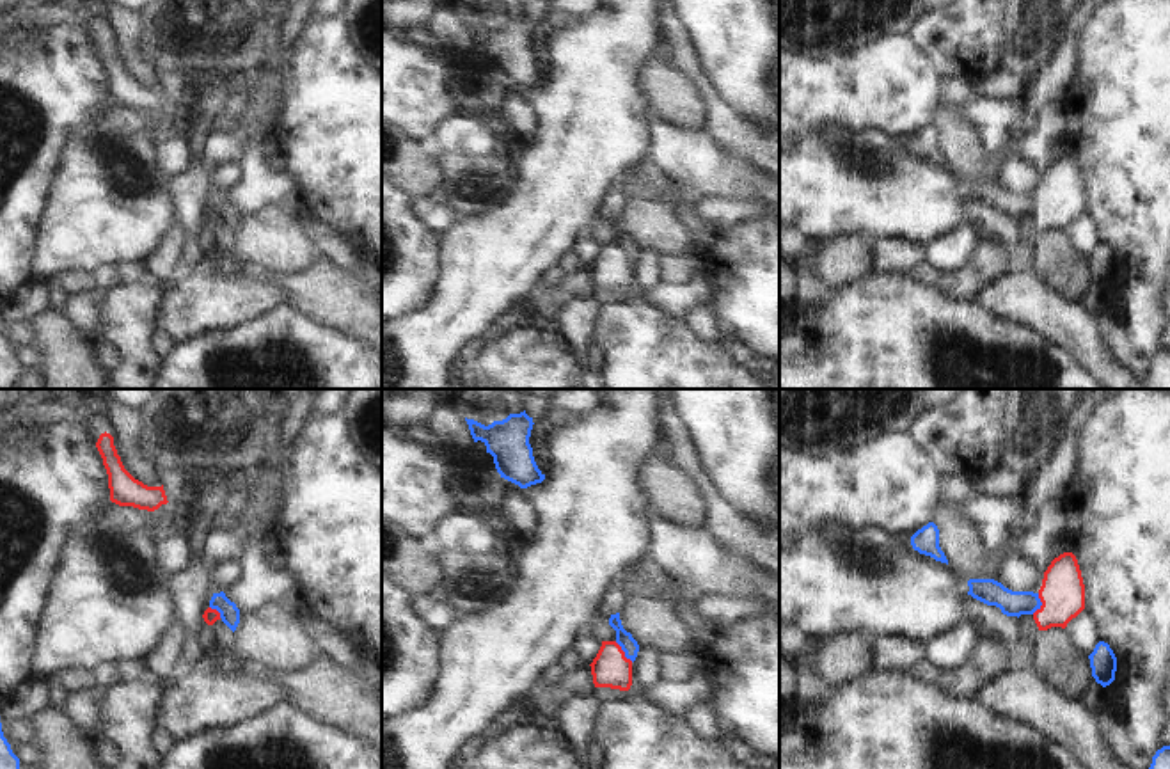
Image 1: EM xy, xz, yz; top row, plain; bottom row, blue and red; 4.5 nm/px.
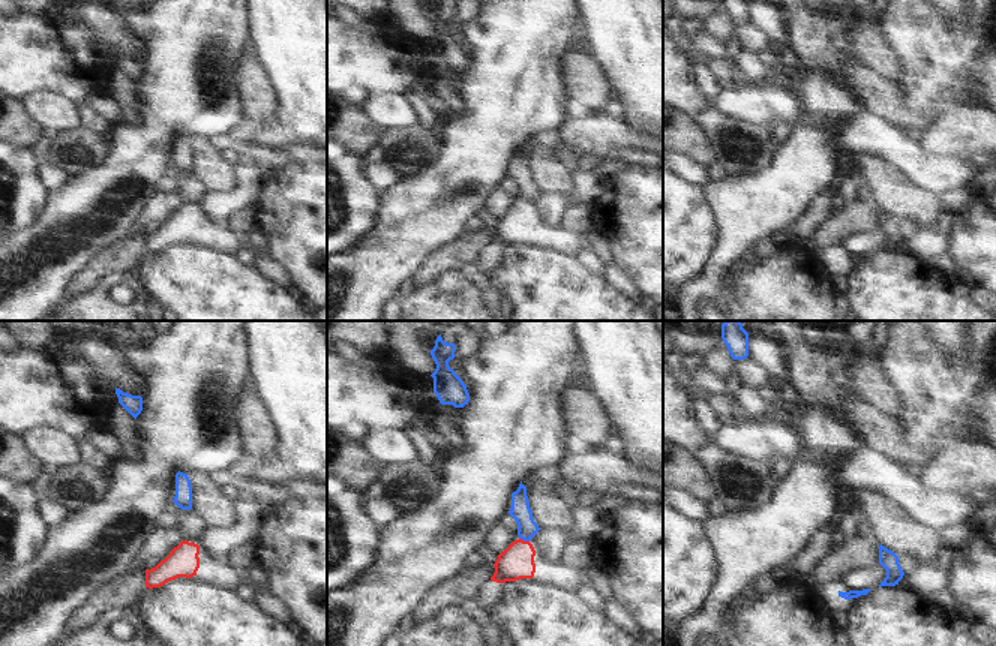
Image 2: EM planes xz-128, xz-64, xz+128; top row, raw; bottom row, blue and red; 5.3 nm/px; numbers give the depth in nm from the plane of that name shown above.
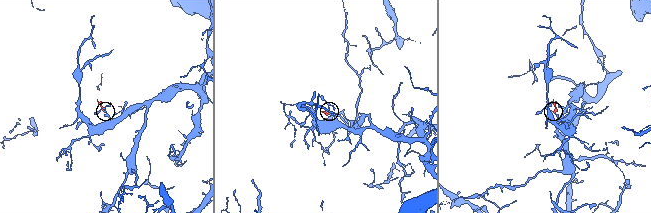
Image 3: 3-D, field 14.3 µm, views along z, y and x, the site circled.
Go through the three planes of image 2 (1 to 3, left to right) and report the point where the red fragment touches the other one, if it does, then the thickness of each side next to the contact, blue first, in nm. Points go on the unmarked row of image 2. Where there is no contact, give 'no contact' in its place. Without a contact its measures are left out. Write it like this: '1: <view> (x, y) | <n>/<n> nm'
1: no contact
2: xz-64 (524, 204) | 110/180 nm
3: no contact

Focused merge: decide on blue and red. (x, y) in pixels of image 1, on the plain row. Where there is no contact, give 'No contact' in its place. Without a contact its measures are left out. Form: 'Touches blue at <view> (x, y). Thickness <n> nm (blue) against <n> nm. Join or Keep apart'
Touches blue at xz (624, 253). Thickness 80 nm (blue) against 170 nm. Keep apart

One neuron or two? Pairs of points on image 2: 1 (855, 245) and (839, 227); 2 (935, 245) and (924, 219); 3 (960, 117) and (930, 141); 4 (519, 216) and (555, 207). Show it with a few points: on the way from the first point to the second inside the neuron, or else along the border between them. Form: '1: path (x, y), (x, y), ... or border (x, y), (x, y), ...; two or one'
1: border (878, 227), (851, 233), (839, 245), (837, 254); two
2: border (939, 212), (930, 227), (918, 228); two
3: path (953, 125), (938, 140); one
4: border (528, 206), (537, 218), (549, 227), (558, 228); two

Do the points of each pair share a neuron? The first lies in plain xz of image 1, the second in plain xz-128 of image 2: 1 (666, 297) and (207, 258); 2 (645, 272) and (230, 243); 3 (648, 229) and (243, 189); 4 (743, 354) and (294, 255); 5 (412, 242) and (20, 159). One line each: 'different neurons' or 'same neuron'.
1: different neurons
2: different neurons
3: different neurons
4: different neurons
5: same neuron

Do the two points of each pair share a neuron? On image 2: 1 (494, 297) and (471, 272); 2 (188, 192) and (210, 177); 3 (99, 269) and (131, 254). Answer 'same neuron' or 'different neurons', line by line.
1: same neuron
2: different neurons
3: same neuron

